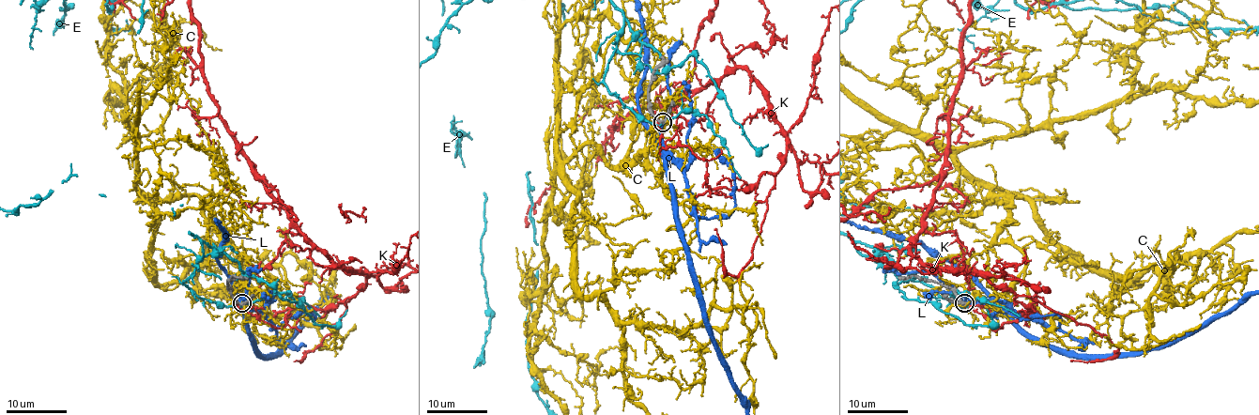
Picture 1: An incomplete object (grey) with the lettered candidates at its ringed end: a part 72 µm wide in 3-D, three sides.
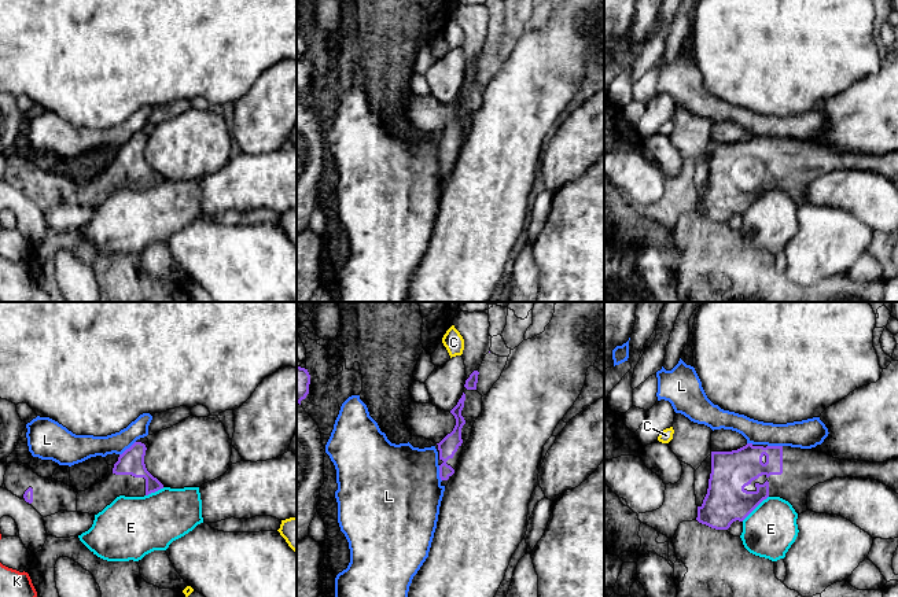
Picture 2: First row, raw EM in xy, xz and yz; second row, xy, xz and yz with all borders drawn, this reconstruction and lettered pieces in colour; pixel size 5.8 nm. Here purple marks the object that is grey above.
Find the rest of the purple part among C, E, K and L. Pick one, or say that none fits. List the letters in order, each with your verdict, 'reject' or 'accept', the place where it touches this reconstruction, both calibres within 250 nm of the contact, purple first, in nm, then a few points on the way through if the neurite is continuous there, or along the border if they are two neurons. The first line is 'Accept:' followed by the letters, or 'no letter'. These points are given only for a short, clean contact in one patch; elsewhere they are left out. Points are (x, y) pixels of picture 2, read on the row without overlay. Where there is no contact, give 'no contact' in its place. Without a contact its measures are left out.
Accept: no letter
C: reject | no contact
E: reject | yz (754, 201) | 260/300 nm
K: reject | no contact
L: reject | xy (127, 142) | 150/140 nm | along xy (135, 133), (120, 147)

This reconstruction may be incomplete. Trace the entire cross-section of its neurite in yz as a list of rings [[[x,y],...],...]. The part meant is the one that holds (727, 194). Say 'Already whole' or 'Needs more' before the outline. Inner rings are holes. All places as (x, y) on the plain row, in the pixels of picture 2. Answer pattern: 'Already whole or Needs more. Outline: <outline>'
Needs more. Outline: [[[752,136],[732,144],[711,144],[709,181],[698,199],[696,213],[715,222],[728,222],[733,214],[743,214],[768,189],[788,194],[801,207],[807,203],[809,183],[833,170],[877,173],[898,187],[898,151],[884,155],[839,152],[810,141]]]

